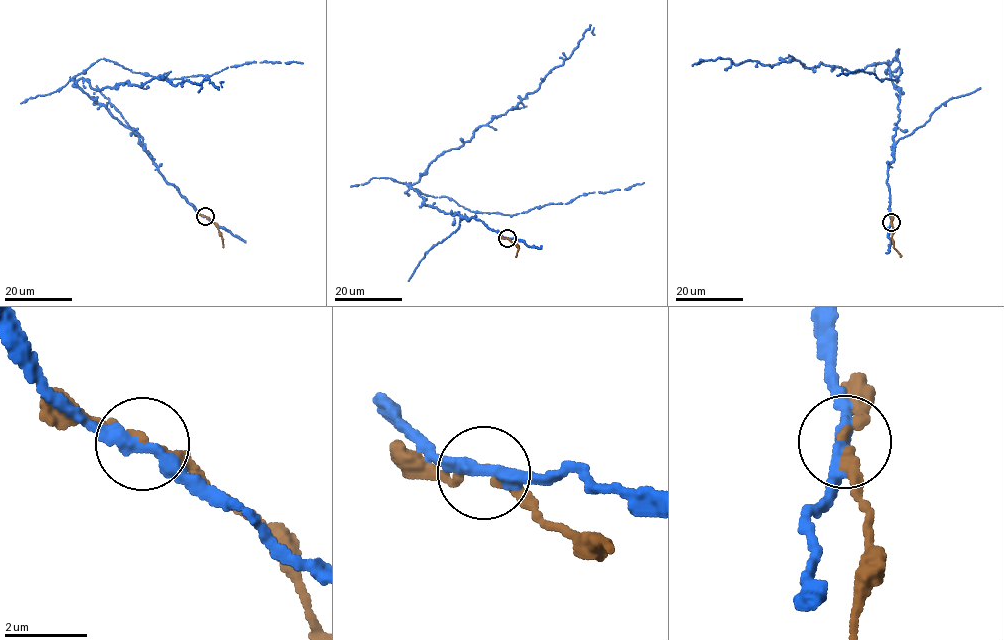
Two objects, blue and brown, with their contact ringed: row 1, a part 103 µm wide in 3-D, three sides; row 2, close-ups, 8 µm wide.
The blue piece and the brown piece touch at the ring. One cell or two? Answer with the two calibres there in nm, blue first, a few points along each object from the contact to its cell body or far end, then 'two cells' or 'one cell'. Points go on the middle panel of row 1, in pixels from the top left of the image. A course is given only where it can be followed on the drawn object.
320 nm thick on the blue side, 200 nm on the other; blue runs (507, 238), (479, 219), (425, 205), (409, 185), (427, 195), (452, 198), (471, 212), (512, 215), (644, 182); brown runs (507, 238), (517, 243), (515, 257); two cells

